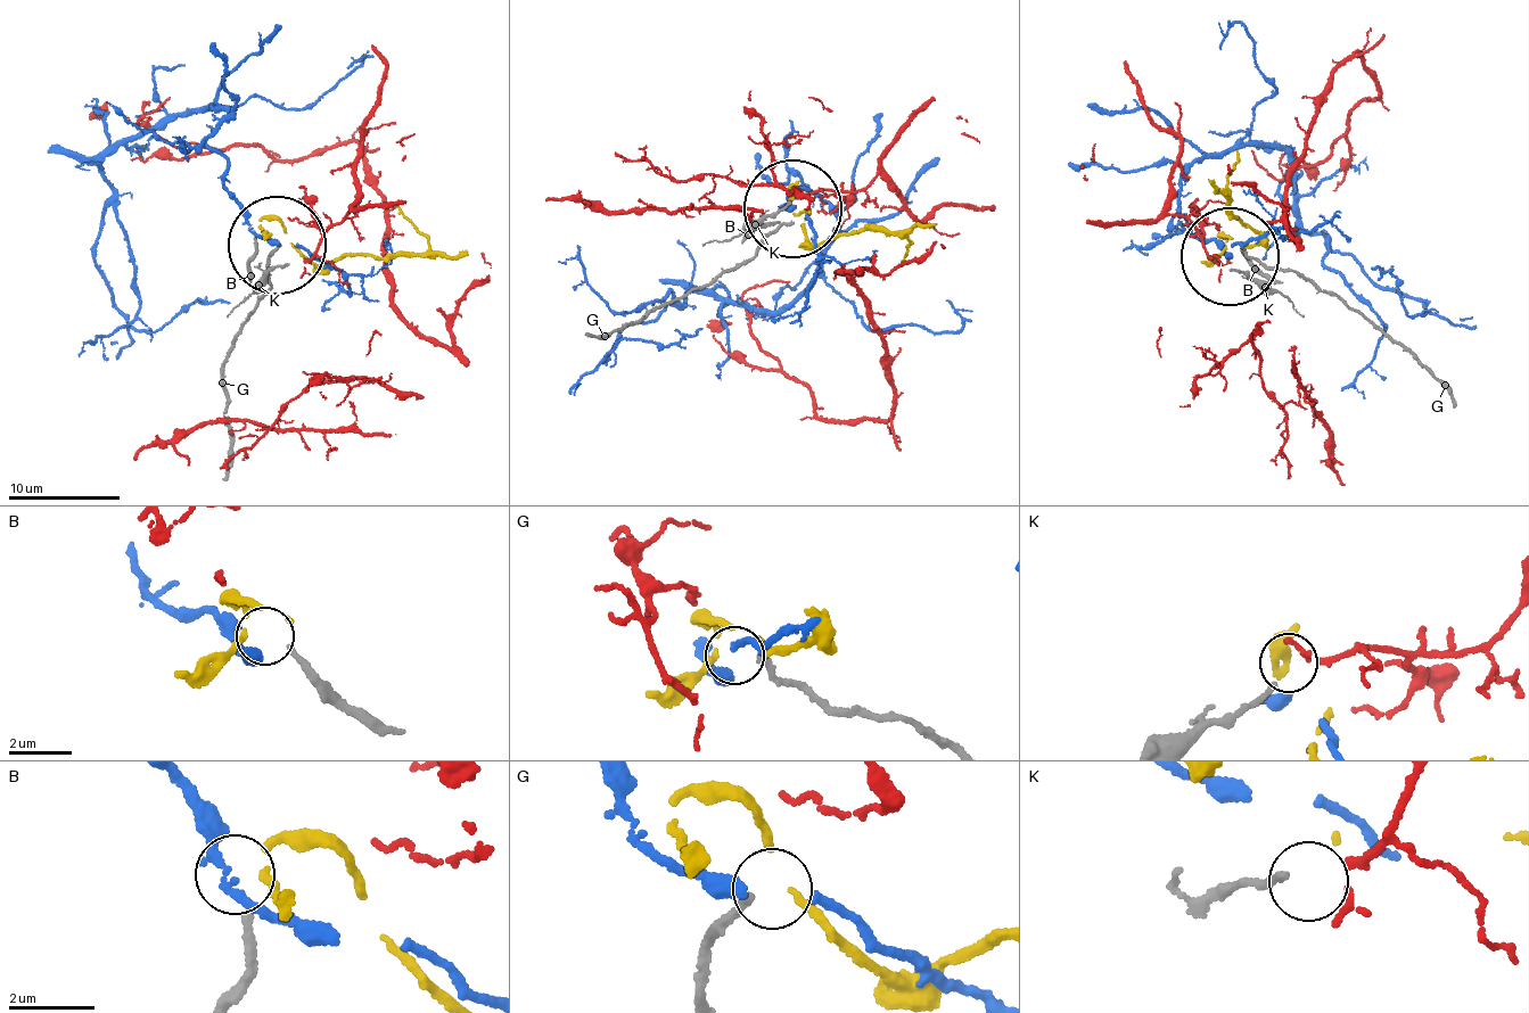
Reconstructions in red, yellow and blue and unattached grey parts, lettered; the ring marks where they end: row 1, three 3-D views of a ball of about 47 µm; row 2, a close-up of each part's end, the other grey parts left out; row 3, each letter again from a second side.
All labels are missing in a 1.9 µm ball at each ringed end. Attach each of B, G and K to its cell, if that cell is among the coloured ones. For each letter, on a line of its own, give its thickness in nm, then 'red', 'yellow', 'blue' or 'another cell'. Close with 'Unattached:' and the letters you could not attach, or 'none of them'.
B: 170 nm | yellow
G: 200 nm | another cell
K: 170 nm | red
Unattached: G

